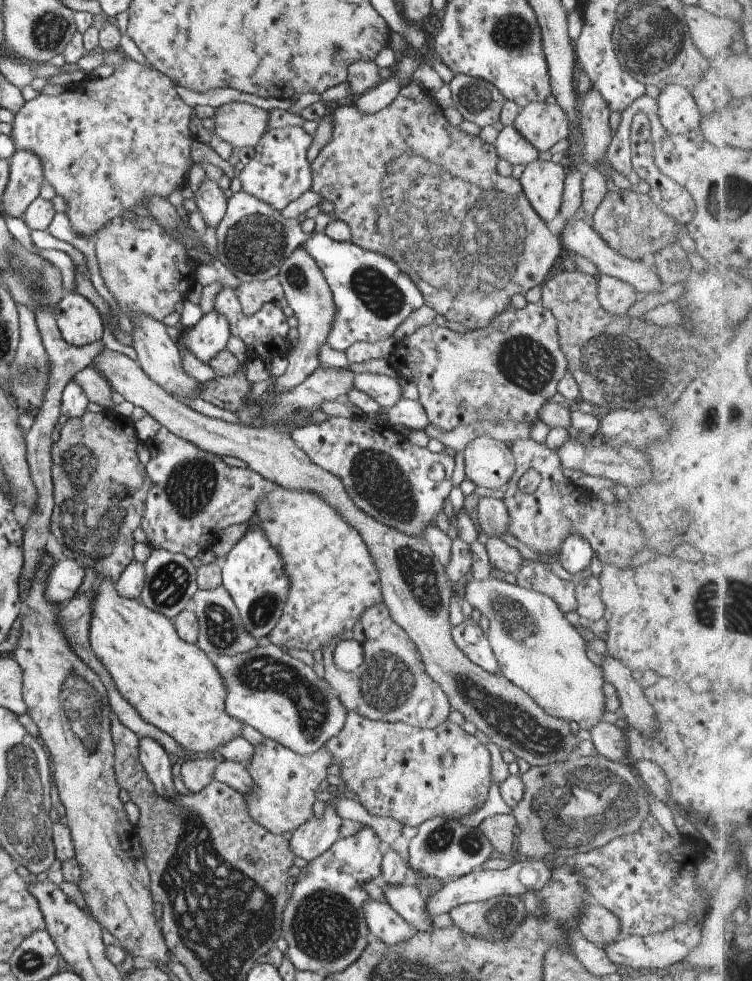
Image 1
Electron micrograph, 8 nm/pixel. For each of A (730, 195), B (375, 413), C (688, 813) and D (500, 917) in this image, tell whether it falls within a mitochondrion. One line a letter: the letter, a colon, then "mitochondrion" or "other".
A: mitochondrion
B: other
C: other
D: mitochondrion

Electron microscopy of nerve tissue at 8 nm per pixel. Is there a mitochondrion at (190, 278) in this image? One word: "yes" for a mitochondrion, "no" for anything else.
no

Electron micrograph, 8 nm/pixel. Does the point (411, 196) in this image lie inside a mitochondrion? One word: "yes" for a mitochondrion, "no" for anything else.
yes

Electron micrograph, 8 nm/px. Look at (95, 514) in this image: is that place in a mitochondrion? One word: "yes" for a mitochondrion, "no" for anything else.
yes

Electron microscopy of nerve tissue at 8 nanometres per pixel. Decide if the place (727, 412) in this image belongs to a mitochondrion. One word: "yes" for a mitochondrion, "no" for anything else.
yes

